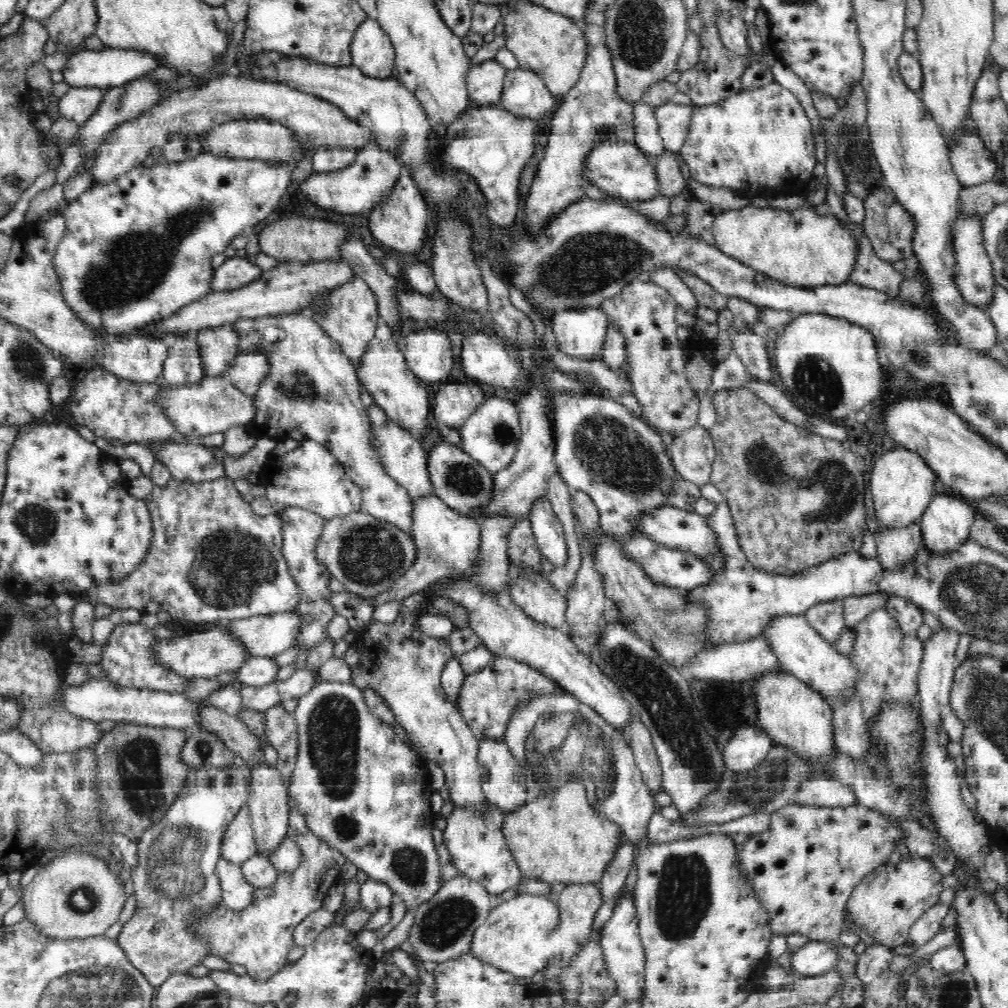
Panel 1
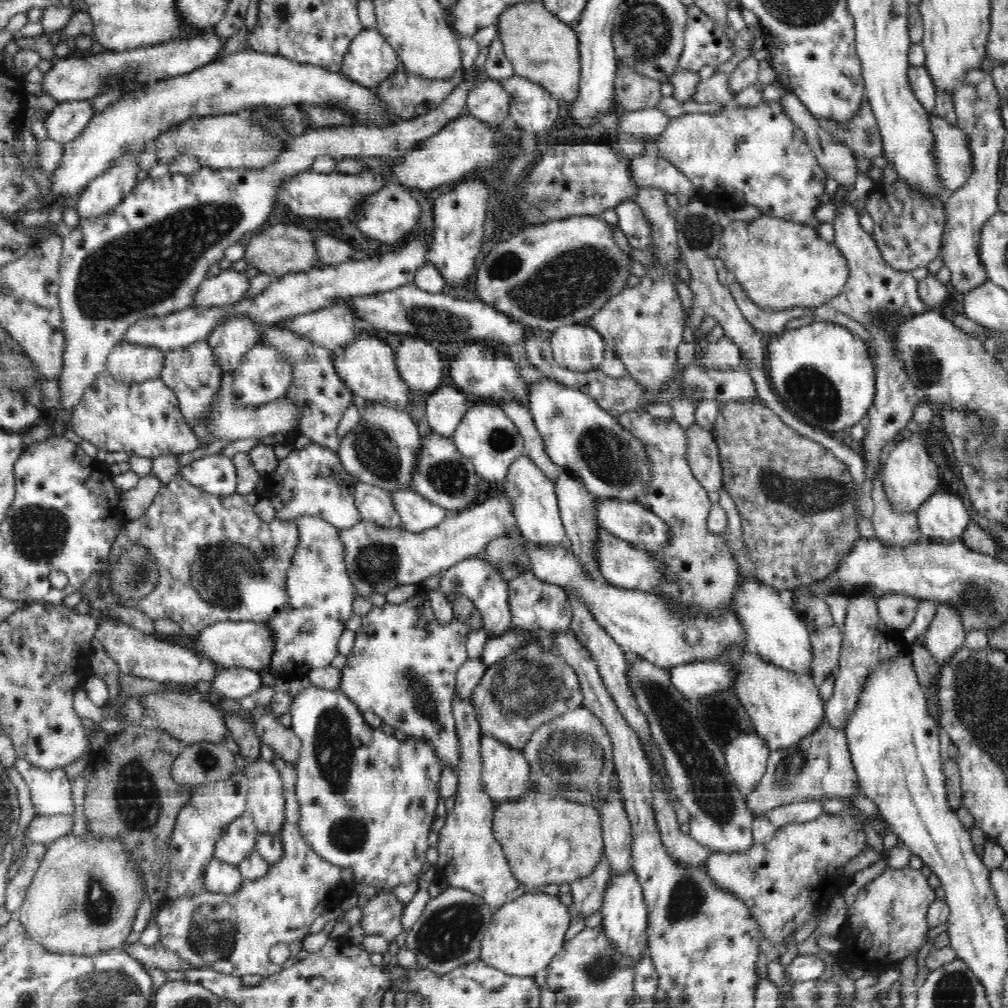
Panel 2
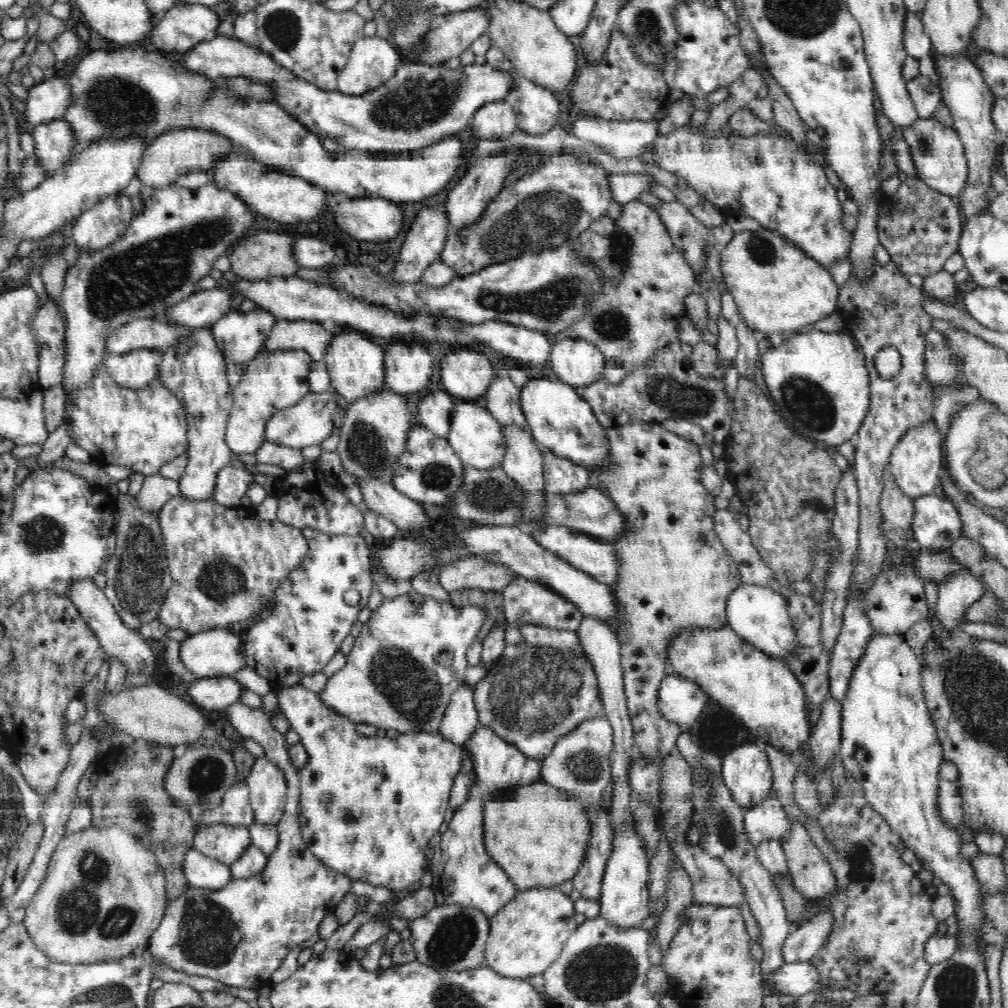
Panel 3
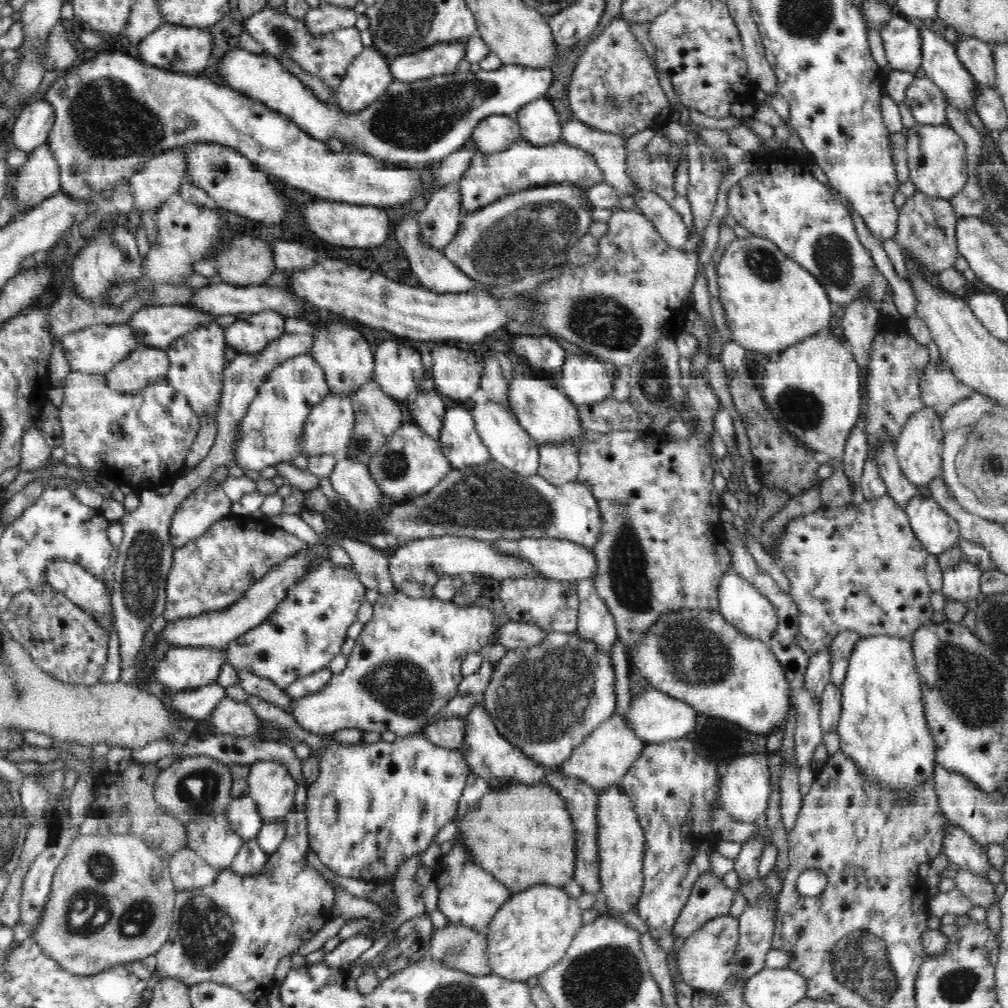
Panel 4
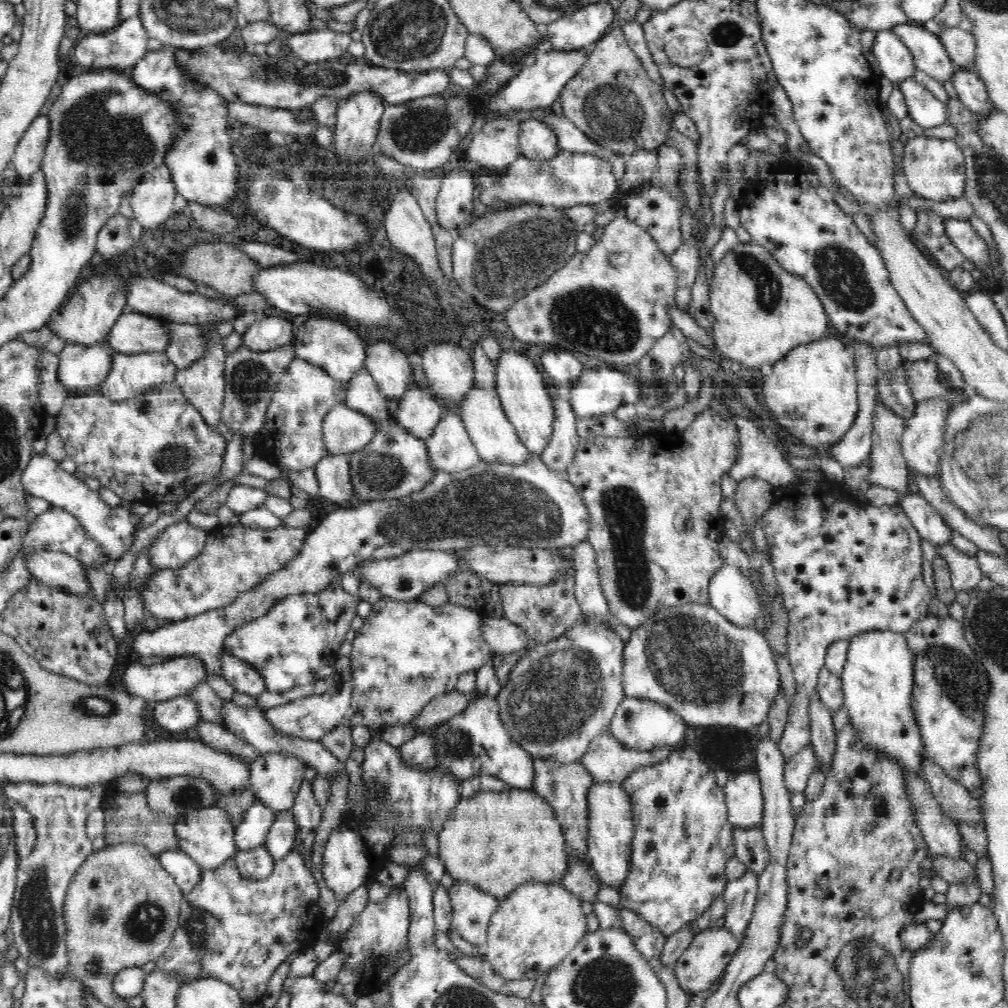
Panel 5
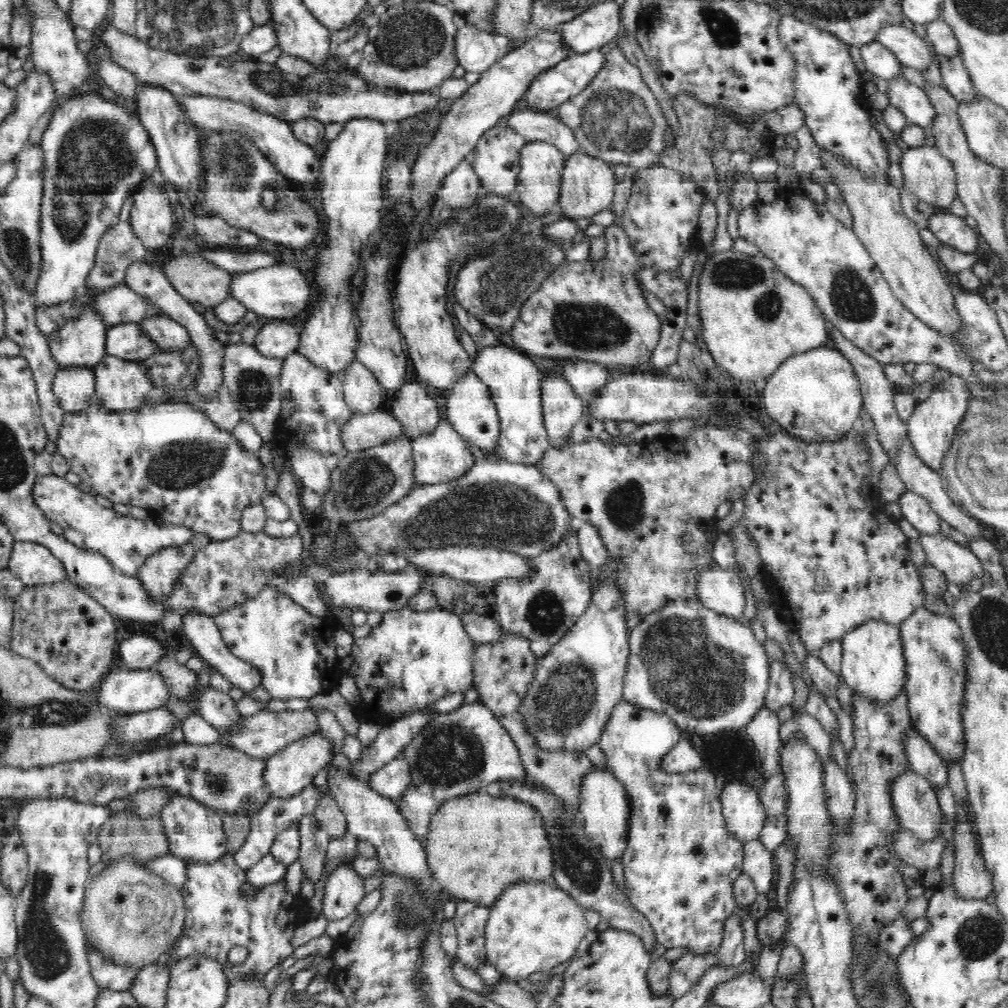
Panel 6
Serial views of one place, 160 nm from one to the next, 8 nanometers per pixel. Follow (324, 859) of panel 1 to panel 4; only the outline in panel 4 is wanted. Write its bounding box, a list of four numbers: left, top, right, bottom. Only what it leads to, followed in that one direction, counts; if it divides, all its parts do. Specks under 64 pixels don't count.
[155,698,336,1003]

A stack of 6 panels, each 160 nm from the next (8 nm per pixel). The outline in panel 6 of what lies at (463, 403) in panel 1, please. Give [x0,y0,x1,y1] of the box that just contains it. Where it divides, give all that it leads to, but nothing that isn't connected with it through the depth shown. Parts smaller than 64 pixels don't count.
[390,382,441,440]

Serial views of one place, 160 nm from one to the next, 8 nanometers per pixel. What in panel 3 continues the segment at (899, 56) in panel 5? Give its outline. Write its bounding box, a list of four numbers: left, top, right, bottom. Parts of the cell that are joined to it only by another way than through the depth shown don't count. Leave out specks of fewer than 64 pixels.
[904,11,931,60]

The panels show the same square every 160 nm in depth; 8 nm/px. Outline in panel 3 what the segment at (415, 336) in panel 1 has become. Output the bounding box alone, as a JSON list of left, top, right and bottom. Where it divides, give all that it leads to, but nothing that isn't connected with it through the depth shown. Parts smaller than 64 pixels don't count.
[384,344,434,396]

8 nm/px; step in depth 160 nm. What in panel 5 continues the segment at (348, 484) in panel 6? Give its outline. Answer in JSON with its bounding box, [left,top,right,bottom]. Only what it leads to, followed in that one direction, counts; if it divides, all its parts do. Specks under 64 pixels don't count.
[350,421,438,500]

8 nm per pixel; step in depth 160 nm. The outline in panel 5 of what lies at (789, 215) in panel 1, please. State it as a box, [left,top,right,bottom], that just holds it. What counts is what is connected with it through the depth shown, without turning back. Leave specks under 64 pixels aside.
[709,242,829,368]

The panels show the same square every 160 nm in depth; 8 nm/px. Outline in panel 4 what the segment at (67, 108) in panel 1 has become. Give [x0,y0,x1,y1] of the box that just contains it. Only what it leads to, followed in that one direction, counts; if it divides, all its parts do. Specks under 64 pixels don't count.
[12,141,61,215]

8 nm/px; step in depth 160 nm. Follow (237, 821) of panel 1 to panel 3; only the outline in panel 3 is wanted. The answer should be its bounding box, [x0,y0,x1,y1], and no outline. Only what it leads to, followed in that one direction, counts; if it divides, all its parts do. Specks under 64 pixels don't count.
[193,825,251,865]

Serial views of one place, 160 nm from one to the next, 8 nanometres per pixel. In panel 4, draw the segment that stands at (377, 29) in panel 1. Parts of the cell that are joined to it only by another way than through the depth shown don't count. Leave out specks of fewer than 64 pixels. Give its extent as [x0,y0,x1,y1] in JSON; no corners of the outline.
[335,46,395,114]

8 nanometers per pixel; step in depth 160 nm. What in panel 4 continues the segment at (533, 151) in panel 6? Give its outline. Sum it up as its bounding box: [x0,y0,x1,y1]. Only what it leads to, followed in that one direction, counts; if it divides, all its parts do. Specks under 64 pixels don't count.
[513,96,562,146]

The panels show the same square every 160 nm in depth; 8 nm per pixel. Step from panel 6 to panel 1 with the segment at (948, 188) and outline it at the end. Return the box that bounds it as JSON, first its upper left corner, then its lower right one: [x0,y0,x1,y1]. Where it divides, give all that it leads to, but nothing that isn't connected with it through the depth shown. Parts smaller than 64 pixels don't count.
[948,134,996,186]

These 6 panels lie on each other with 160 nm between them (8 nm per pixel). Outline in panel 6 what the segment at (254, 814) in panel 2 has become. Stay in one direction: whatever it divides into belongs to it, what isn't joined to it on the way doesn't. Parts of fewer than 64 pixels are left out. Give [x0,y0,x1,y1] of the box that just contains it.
[264,731,333,798]

